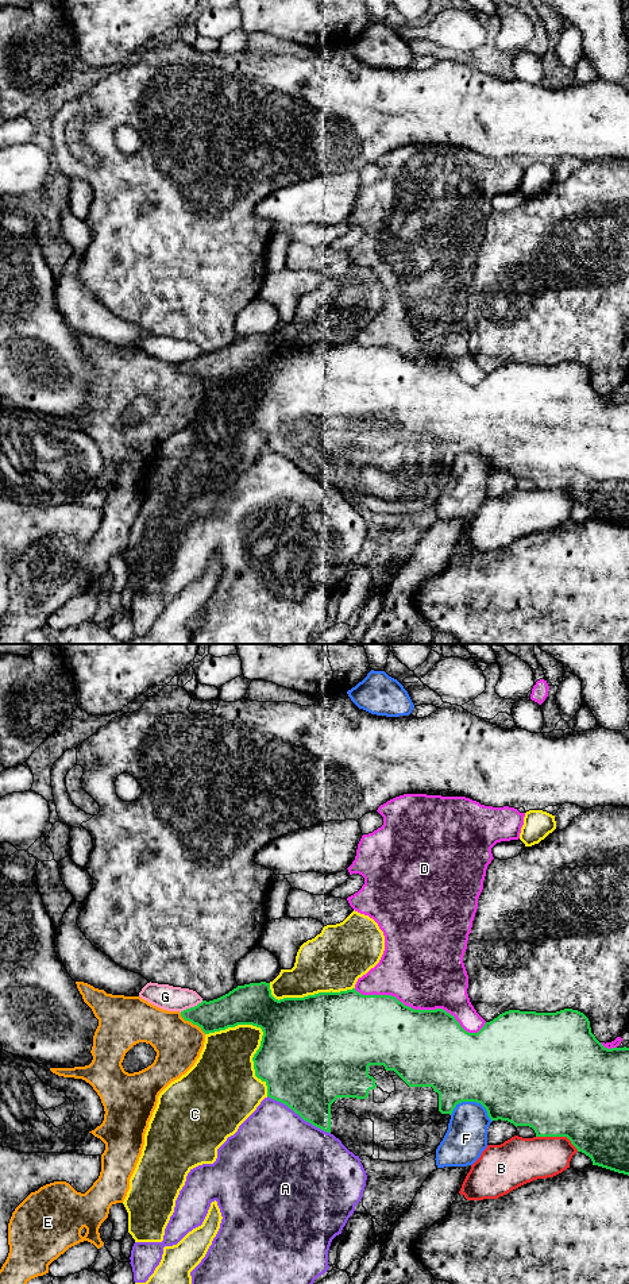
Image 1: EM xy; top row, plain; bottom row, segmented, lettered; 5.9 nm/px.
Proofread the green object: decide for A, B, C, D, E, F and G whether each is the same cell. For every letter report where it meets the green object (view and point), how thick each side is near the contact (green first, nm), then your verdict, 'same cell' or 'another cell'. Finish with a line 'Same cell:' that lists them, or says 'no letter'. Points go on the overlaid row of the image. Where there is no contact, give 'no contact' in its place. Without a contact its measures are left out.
A: meets green in xy at (298, 1114); 460 nm thick on the green side, 480 nm on the other; another cell
B: meets green in xy at (558, 1136); 500 nm thick on the green side, 260 nm on the other; another cell
C: meets green in xy at (262, 1036); 500 nm thick on the green side, 300 nm on the other; another cell
D: meets green in xy at (421, 1010); 460 nm thick on the green side, 480 nm on the other; another cell
E: meets green in xy at (192, 1022); 200 nm thick on the green side, 280 nm on the other; another cell
F: meets green in xy at (473, 1101); 480 nm thick on the green side, 240 nm on the other; another cell
G: meets green in xy at (190, 1007); 200 nm thick on the green side, 150 nm on the other; another cell
Same cell: no letter

